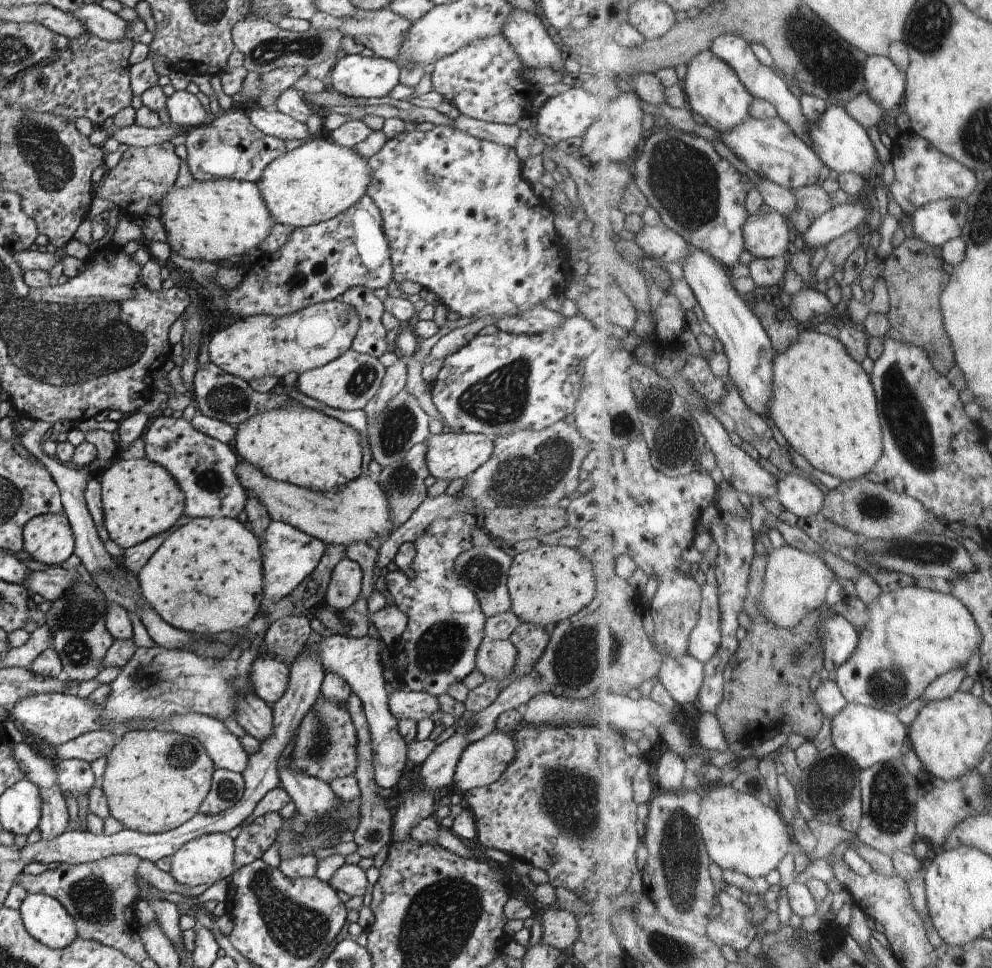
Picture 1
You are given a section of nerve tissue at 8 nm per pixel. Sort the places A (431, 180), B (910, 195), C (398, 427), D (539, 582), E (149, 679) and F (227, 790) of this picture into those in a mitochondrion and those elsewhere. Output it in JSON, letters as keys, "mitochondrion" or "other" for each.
{"A":"mitochondrion","B":"other","C":"mitochondrion","D":"other","E":"mitochondrion","F":"mitochondrion"}

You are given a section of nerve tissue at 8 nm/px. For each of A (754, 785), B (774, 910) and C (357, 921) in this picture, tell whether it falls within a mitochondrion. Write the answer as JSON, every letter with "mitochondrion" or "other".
{"A":"other","B":"other","C":"other"}

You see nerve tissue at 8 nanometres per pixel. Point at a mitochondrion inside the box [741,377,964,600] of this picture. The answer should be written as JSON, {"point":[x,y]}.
{"point":[921,552]}

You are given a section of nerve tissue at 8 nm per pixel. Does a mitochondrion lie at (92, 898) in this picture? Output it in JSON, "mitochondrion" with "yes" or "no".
{"mitochondrion":"yes"}

